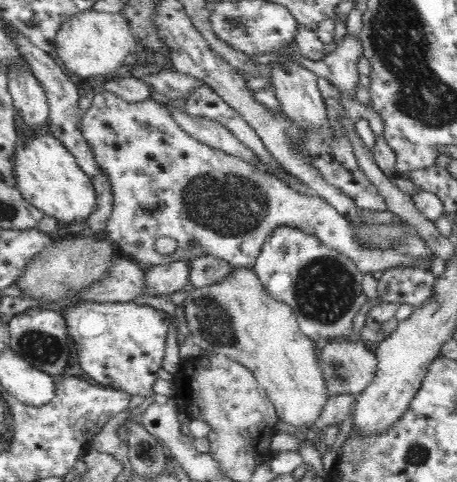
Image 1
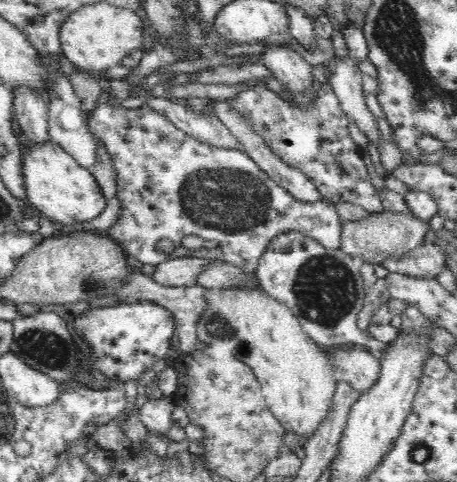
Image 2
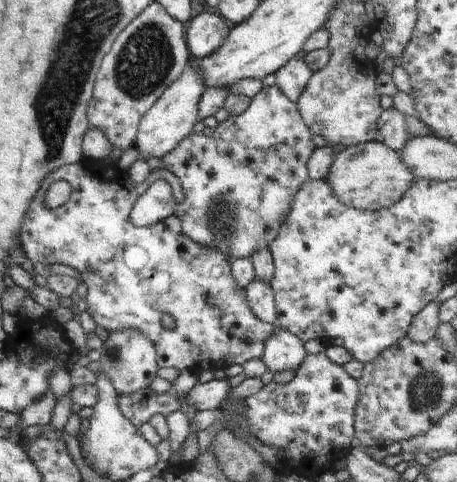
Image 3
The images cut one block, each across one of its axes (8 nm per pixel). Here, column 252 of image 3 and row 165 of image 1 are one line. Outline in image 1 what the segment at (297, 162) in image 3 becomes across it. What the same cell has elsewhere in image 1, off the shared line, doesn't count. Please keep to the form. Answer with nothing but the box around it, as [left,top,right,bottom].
[82,90,438,274]

